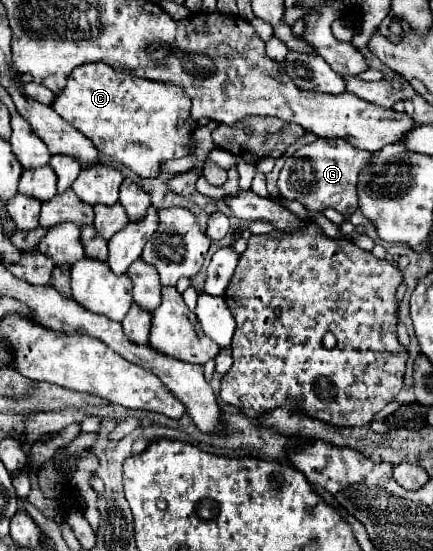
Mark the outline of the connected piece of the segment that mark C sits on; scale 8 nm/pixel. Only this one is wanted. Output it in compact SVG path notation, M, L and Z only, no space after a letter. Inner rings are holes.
M86 63L74 69L66 81L66 87L54 97L50 107L82 135L86 135L102 155L118 165L128 167L140 177L156 177L160 173L162 159L184 157L194 147L192 133L196 123L190 117L190 99L184 91L176 89L176 85L126 75L124 71L116 71L106 63Z

